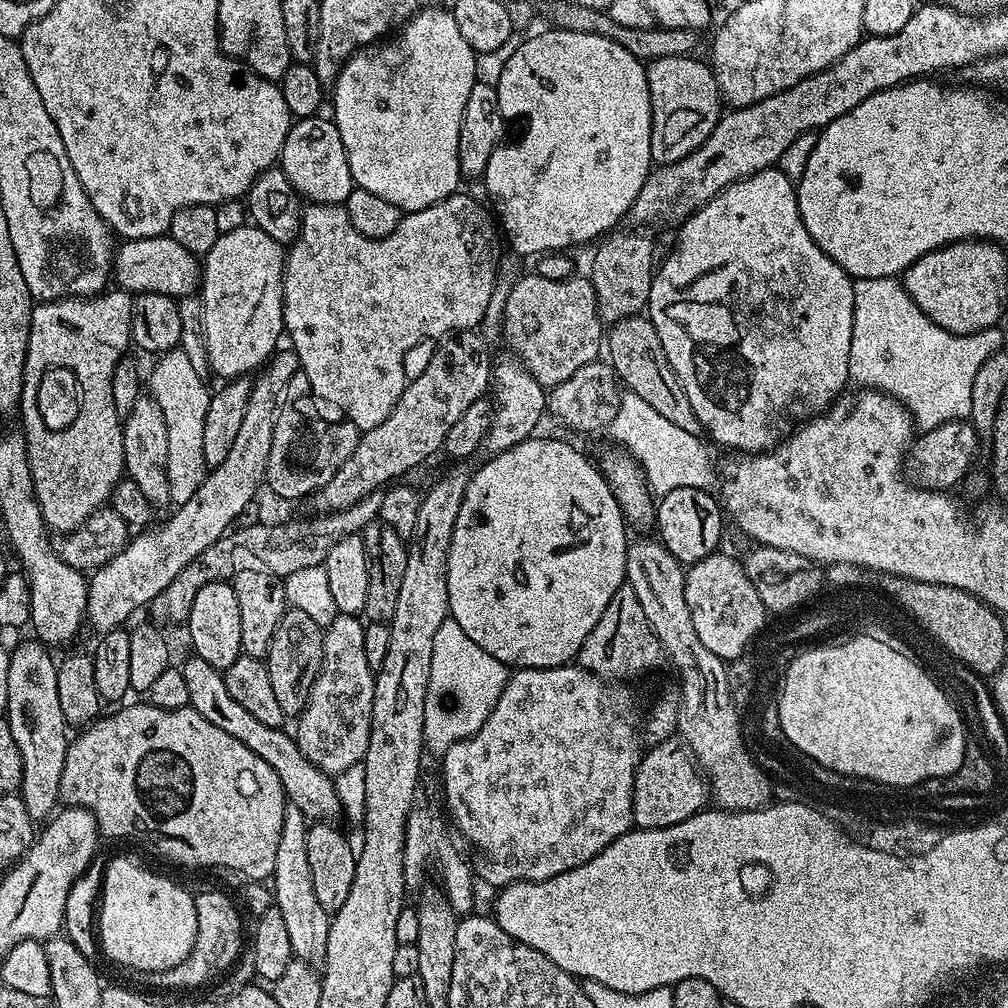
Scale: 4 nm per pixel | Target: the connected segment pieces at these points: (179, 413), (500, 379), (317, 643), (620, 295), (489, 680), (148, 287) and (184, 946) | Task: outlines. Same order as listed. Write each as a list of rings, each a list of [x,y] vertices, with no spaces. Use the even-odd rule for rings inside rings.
[[[179,350],[165,352],[157,360],[160,361],[153,366],[152,373],[149,376],[147,373],[146,388],[152,400],[158,402],[158,406],[162,408],[162,418],[166,418],[166,443],[170,445],[170,454],[166,458],[168,481],[170,482],[170,501],[173,505],[179,506],[185,504],[192,497],[194,490],[198,490],[198,486],[202,486],[206,475],[206,465],[202,458],[202,433],[206,431],[206,406],[208,405],[210,388],[204,385],[206,383],[205,377],[200,376],[198,370],[194,370],[190,358],[186,358],[184,352]]]
[[[497,359],[492,369],[491,383],[494,385],[494,392],[496,388],[495,408],[482,445],[483,451],[486,450],[485,453],[488,454],[505,452],[529,439],[535,433],[532,431],[539,426],[540,419],[546,416],[548,407],[545,388],[528,373],[519,360],[507,359]]]
[[[287,607],[282,614],[282,622],[278,622],[278,630],[274,630],[274,638],[270,638],[270,650],[266,657],[266,663],[268,665],[268,673],[270,674],[270,683],[274,690],[275,696],[278,697],[278,706],[282,706],[285,717],[296,718],[299,717],[300,713],[304,711],[304,708],[308,704],[310,698],[310,690],[314,686],[314,682],[318,678],[320,673],[320,667],[322,666],[322,646],[324,645],[324,628],[318,622],[314,622],[314,618],[308,617],[303,610],[297,608]]]
[[[613,231],[599,245],[601,248],[592,256],[592,272],[590,271],[598,314],[601,321],[608,326],[617,324],[622,318],[641,315],[647,309],[648,299],[650,298],[650,286],[654,275],[652,240],[644,233],[647,231],[620,231]]]
[[[449,618],[442,622],[442,626],[438,626],[438,634],[434,634],[434,658],[430,658],[428,683],[432,685],[432,688],[472,688],[472,696],[480,696],[480,712],[490,714],[490,710],[494,710],[502,690],[508,685],[509,675],[508,665],[498,662],[498,658],[494,658],[494,654],[486,654],[486,650],[482,650],[482,646],[478,646],[478,642],[470,642],[470,638],[466,638],[466,630],[462,630],[462,626],[458,626],[458,622]]]
[[[165,234],[141,240],[124,240],[115,249],[112,276],[121,289],[133,294],[157,292],[173,298],[193,295],[199,289],[202,264],[198,257],[183,246],[178,246]]]
[[[120,856],[117,860],[109,859],[107,867],[104,870],[102,895],[98,901],[98,944],[102,949],[103,955],[108,955],[116,964],[125,964],[126,967],[132,968],[136,972],[157,972],[158,970],[170,970],[170,966],[178,966],[178,962],[182,962],[182,958],[186,958],[186,954],[190,954],[190,950],[194,946],[194,938],[198,930],[198,918],[196,917],[196,901],[193,893],[187,892],[180,884],[175,884],[168,876],[159,876],[156,872],[151,872],[148,868],[143,868],[140,864],[135,864],[132,860]]]

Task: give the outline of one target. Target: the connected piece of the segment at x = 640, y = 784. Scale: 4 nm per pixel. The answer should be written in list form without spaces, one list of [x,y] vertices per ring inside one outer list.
[[[679,739],[653,744],[641,755],[632,791],[632,822],[636,828],[665,828],[686,822],[709,800],[708,782],[692,753]]]

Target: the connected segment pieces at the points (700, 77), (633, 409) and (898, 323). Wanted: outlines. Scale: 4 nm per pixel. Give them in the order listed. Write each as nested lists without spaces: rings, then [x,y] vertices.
[[[695,55],[647,61],[646,82],[650,90],[650,154],[653,165],[673,164],[686,158],[714,130],[722,115],[722,97],[711,67]]]
[[[625,391],[621,395],[618,414],[614,414],[610,425],[611,432],[620,443],[617,445],[640,464],[648,480],[648,487],[657,497],[679,488],[708,490],[717,483],[718,476],[714,464],[712,468],[712,460],[708,457],[708,448],[703,444],[703,439],[662,418],[662,414],[656,413],[646,401],[638,398],[638,394]]]
[[[862,278],[854,283],[854,326],[850,338],[850,362],[848,375],[861,388],[877,388],[888,396],[894,396],[908,408],[915,427],[929,432],[934,426],[942,426],[951,420],[968,420],[970,414],[970,389],[974,387],[974,374],[978,366],[990,358],[990,354],[1005,347],[999,327],[978,330],[969,336],[959,336],[950,330],[942,330],[918,306],[899,279]]]

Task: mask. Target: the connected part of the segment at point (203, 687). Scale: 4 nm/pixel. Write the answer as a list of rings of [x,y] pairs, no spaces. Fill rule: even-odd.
[[[192,654],[189,657],[189,660],[182,664],[182,671],[186,678],[186,687],[190,689],[190,707],[202,714],[206,722],[218,726],[218,730],[226,730],[230,738],[238,738],[242,746],[250,746],[250,750],[254,750],[254,754],[258,754],[258,758],[262,758],[262,762],[266,762],[266,766],[270,766],[270,770],[278,774],[287,801],[296,806],[309,821],[335,821],[335,816],[339,817],[342,809],[333,777],[314,766],[314,762],[310,762],[310,758],[306,758],[302,750],[298,750],[295,739],[289,733],[287,736],[284,728],[262,726],[262,722],[258,722],[254,714],[234,702],[234,698],[230,698],[230,690],[226,690],[221,669],[210,666],[210,662],[198,655]]]

